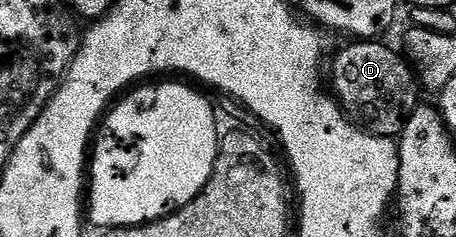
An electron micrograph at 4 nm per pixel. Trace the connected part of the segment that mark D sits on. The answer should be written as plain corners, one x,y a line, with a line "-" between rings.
381,41
350,43
336,55
331,71
329,67
332,94
352,120
368,125
374,134
387,138
401,135
407,119
420,102
421,89
414,71
398,50
393,51

